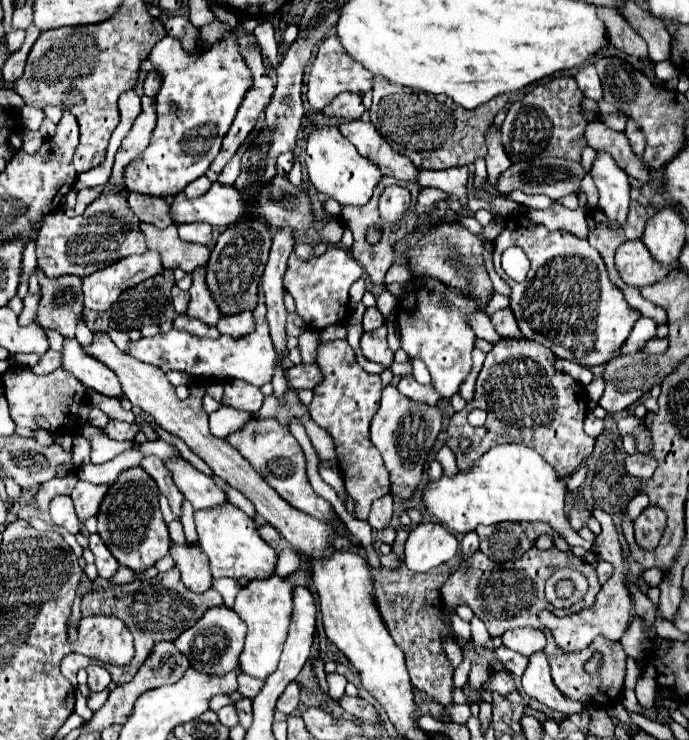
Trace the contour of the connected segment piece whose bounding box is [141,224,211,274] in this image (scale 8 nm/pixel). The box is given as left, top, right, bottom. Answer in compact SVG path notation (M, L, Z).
M141 224L141 232L147 238L147 248L161 254L165 268L181 268L183 272L191 274L197 268L205 266L209 260L209 246L185 242L177 236L177 226L169 228L155 228L151 224Z

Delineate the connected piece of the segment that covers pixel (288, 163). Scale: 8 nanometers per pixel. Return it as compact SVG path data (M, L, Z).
M285 152L285 154L281 154L281 156L279 156L279 160L277 160L277 172L281 172L283 176L287 176L287 174L291 172L293 160L295 160L293 152Z

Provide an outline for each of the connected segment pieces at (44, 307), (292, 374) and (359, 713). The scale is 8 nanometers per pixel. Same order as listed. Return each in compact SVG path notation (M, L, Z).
M39 272L41 302L37 308L37 322L45 330L57 330L65 338L75 338L75 326L83 312L81 278L61 276L47 278Z
M299 364L299 366L289 368L287 378L297 390L301 388L313 390L315 386L321 384L321 368L317 368L317 364Z
M345 696L343 700L341 700L341 708L347 712L347 714L351 714L351 716L355 716L355 718L359 718L359 720L365 720L365 722L373 722L373 724L377 724L377 710L367 702L367 700L363 700L363 698L359 698L359 696Z

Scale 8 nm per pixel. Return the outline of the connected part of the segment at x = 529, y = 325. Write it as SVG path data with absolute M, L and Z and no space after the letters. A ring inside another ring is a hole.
M525 212L507 216L503 232L495 238L493 264L511 288L509 302L523 336L545 344L557 358L585 368L607 364L621 354L629 332L641 318L635 308L625 304L625 296L609 280L603 258L589 246L587 238L577 238L567 230L551 232L531 222ZM507 246L523 248L531 262L531 270L521 284L515 284L501 268L501 252Z

